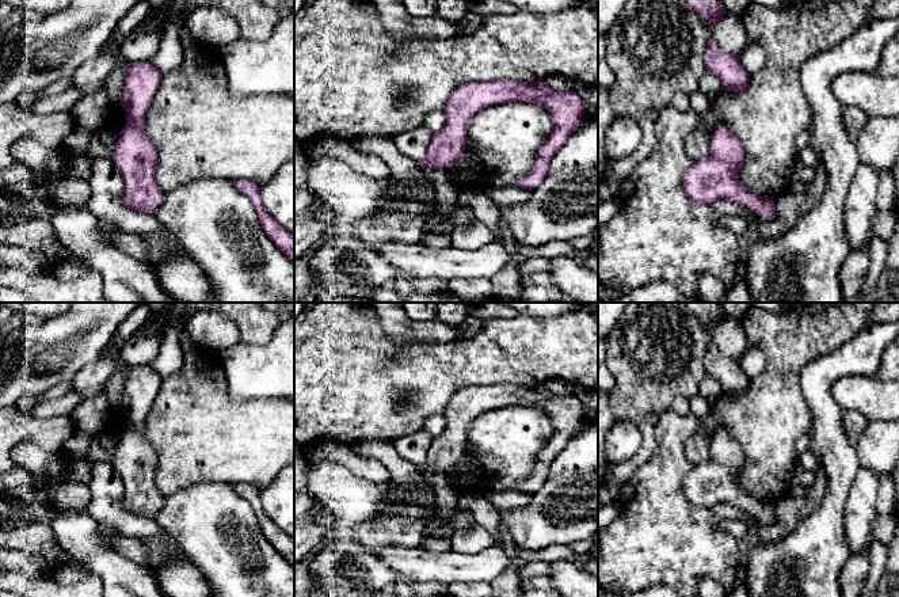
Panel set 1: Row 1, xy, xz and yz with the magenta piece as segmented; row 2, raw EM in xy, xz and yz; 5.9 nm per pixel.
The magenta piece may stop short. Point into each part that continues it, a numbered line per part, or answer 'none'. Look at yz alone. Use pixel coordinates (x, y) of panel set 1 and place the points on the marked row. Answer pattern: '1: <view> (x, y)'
1: yz (758, 219)

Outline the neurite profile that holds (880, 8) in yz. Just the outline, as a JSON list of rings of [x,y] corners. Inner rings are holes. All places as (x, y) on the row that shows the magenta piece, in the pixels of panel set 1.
[[[875,0],[868,8],[868,20],[899,16],[899,0]]]

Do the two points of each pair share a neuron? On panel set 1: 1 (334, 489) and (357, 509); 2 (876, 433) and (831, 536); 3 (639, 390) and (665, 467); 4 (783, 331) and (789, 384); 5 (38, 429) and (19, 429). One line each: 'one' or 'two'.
1: one
2: two
3: two
4: one
5: one

